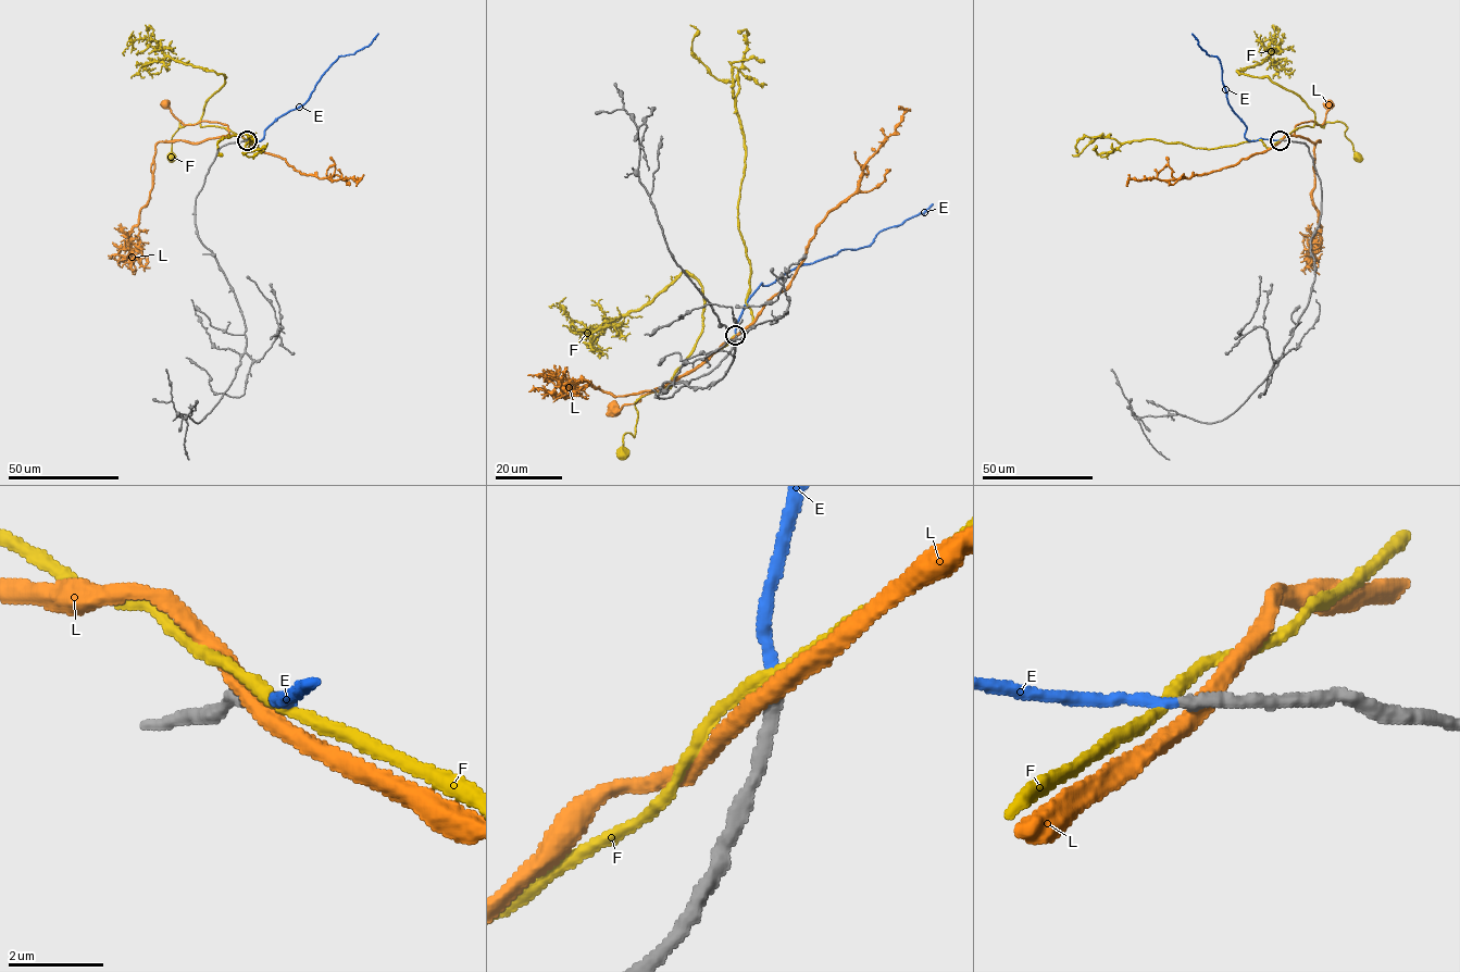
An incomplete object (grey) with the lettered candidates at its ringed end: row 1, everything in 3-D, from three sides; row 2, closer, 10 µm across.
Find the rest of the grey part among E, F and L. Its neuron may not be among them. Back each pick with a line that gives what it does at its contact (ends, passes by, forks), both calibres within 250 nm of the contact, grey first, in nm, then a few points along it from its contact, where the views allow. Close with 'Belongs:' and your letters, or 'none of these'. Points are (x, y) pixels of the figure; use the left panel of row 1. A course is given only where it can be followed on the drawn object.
E: it ends; calibres 280 and 240 nm; course (247, 140), (260, 141), (267, 127), (308, 100), (338, 57), (353, 54), (367, 46), (378, 34)
Belongs: E

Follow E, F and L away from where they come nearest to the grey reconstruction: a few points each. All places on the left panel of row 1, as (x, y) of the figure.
E: (247, 140), (260, 141), (267, 127), (308, 100), (338, 57), (353, 54), (367, 46), (378, 34)
F: (247, 140), (224, 127), (200, 126), (199, 122), (182, 126), (181, 122), (172, 138), (172, 158)
L: (247, 140), (240, 136), (231, 136), (226, 125), (216, 122), (184, 124), (165, 102)

